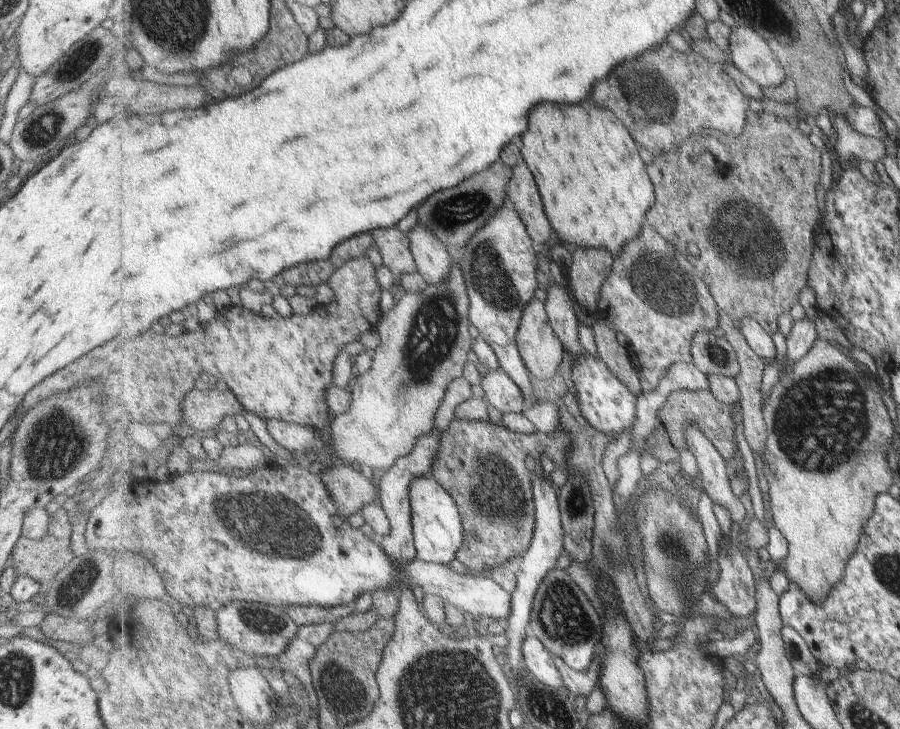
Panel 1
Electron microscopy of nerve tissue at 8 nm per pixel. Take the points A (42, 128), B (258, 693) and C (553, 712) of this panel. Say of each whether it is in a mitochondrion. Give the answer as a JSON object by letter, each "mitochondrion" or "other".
{"A":"mitochondrion","B":"mitochondrion","C":"mitochondrion"}

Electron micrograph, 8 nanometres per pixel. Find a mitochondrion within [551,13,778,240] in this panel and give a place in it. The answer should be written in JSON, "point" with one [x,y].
{"point":[633,87]}

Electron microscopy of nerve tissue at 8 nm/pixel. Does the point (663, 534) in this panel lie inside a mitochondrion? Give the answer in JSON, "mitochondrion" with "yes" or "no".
{"mitochondrion":"yes"}

